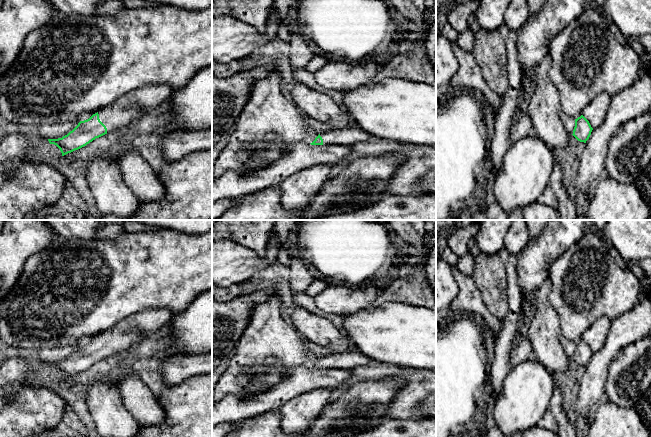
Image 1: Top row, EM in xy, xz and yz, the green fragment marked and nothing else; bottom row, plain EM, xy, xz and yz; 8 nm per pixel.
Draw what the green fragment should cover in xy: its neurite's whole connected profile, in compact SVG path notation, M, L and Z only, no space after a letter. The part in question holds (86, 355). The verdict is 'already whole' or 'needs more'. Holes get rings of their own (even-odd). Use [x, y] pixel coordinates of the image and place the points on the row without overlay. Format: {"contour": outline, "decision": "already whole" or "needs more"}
{"contour": "M169 308L146 309L120 321L89 343L80 345L62 362L48 363L48 365L56 369L64 380L112 354L123 356L132 345L139 344L145 338L157 336L165 330L172 315Z", "decision": "needs more"}

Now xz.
{"contour": "M352 345L351 349L345 353L332 353L319 358L311 369L348 369L362 366L371 361L359 349Z", "decision": "needs more"}

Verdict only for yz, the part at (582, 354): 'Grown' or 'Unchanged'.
Unchanged

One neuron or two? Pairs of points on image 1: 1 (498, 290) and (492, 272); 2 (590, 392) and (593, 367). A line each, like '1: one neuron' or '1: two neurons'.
1: one neuron
2: one neuron

